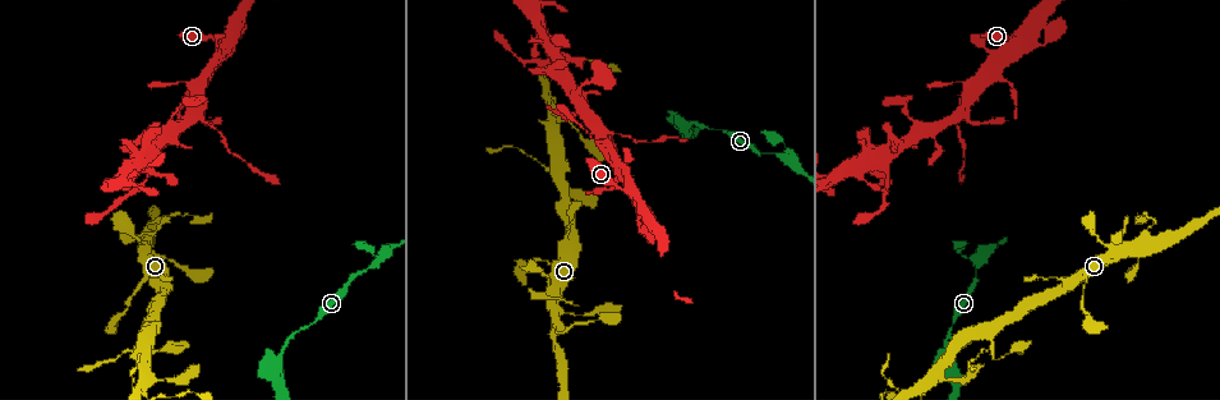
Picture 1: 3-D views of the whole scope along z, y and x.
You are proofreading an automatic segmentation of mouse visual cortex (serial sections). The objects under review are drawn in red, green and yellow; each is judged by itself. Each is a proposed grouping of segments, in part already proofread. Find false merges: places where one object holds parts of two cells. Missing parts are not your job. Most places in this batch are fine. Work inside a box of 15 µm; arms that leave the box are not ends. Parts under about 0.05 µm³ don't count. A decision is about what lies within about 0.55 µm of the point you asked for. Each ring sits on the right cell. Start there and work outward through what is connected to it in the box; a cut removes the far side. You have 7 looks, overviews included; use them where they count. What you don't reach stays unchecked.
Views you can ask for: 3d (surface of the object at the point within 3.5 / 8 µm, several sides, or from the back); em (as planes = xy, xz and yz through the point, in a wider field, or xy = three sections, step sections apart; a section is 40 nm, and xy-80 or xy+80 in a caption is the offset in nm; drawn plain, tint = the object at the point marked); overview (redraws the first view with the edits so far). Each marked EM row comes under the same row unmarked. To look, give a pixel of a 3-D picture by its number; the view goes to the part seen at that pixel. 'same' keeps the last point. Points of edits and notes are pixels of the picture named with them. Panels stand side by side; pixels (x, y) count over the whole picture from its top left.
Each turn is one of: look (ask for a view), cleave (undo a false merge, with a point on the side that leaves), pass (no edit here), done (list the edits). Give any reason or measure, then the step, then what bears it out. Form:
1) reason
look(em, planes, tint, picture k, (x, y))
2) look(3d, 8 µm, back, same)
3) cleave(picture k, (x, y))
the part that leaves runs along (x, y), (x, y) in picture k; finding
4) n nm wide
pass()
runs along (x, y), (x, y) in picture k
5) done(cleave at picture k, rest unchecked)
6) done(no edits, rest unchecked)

sharp bend
look(3d, 8 µm, picture 1, (1151, 226))

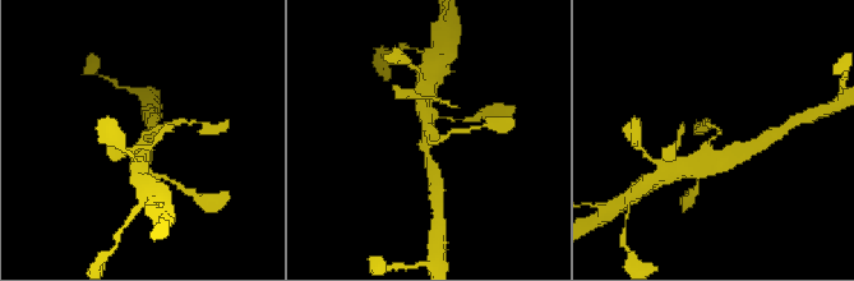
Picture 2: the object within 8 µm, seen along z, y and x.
arms of 150, 400 nm; shape alone is not enough
look(em, xy, step 5, tint, picture 2, (711, 136))

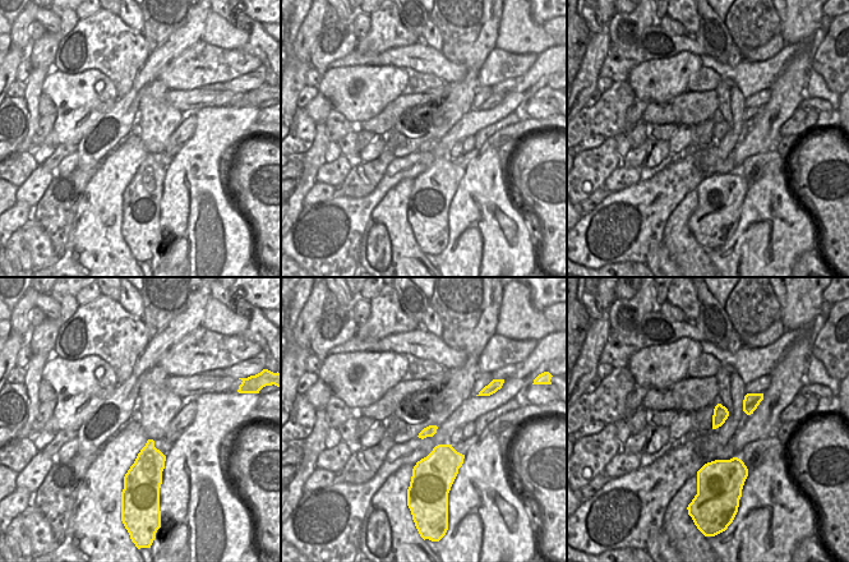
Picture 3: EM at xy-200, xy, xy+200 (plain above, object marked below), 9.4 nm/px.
pass()
runs along (141, 167), (143, 134), (166, 124) in picture 2; one cell here

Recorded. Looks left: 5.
abrupt turn
look(3d, 3.5 µm, back, picture 1, (598, 74))

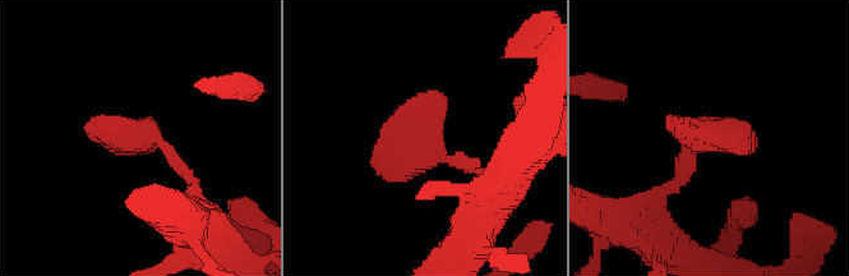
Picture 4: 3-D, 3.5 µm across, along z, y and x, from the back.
look(em, xy, step 1, tint, picture 4, (704, 127))

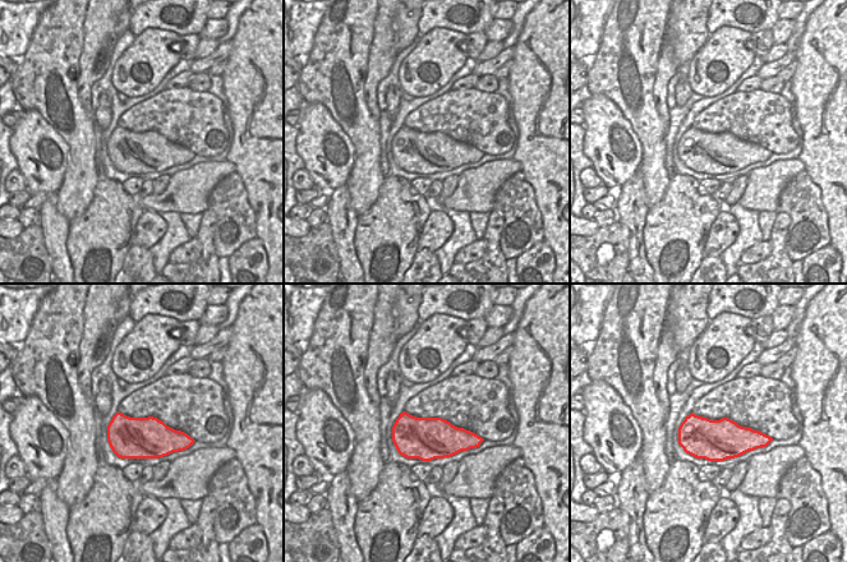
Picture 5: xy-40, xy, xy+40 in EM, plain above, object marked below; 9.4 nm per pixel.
pass()
runs along (481, 179), (427, 142), (434, 90) in picture 4; one cell here

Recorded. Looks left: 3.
abrupt turn
look(3d, 3.5 µm, picture 1, (996, 359))

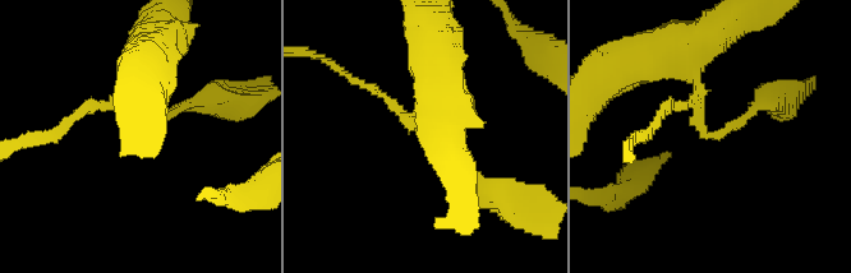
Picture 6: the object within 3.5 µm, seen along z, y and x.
need the tissue
look(em, planes, tint, picture 6, (705, 133))

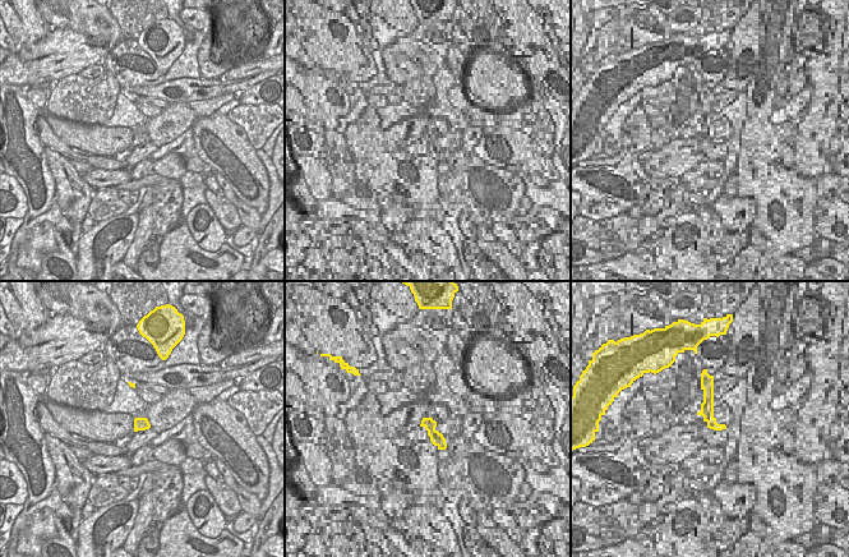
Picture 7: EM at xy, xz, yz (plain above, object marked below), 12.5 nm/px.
pass()
runs along (684, 44), (707, 134), (759, 102) in picture 6; one cell here

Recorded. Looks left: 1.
done(no edits, rest unchecked)

